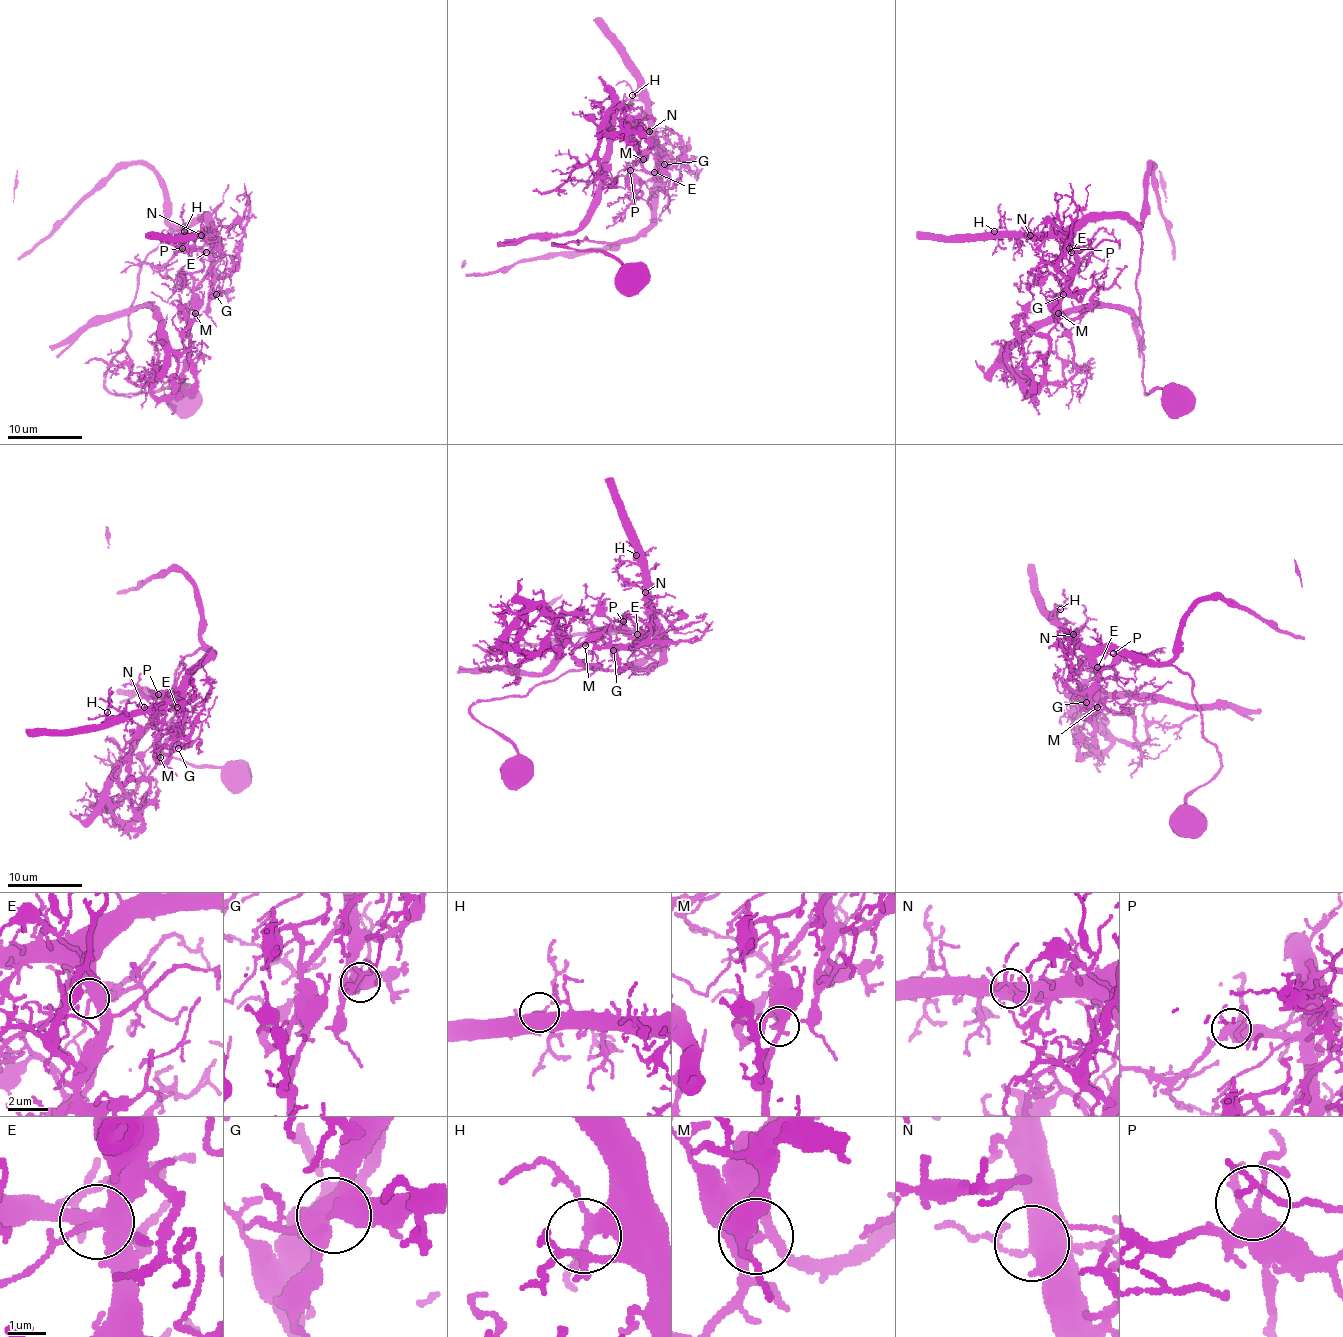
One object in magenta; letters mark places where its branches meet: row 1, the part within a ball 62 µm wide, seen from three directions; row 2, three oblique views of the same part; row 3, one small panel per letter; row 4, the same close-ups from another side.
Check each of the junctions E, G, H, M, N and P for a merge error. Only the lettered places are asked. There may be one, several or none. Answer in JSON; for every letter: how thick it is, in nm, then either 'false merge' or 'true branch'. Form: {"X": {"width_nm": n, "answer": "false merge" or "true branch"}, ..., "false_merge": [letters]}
{"E": {"width_nm": 320, "answer": "true branch"}, "G": {"width_nm": 360, "answer": "true branch"}, "H": {"width_nm": 280, "answer": "true branch"}, "M": {"width_nm": 240, "answer": "false merge"}, "N": {"width_nm": 440, "answer": "true branch"}, "P": {"width_nm": 360, "answer": "true branch"}, "false_merge": ["M"]}

